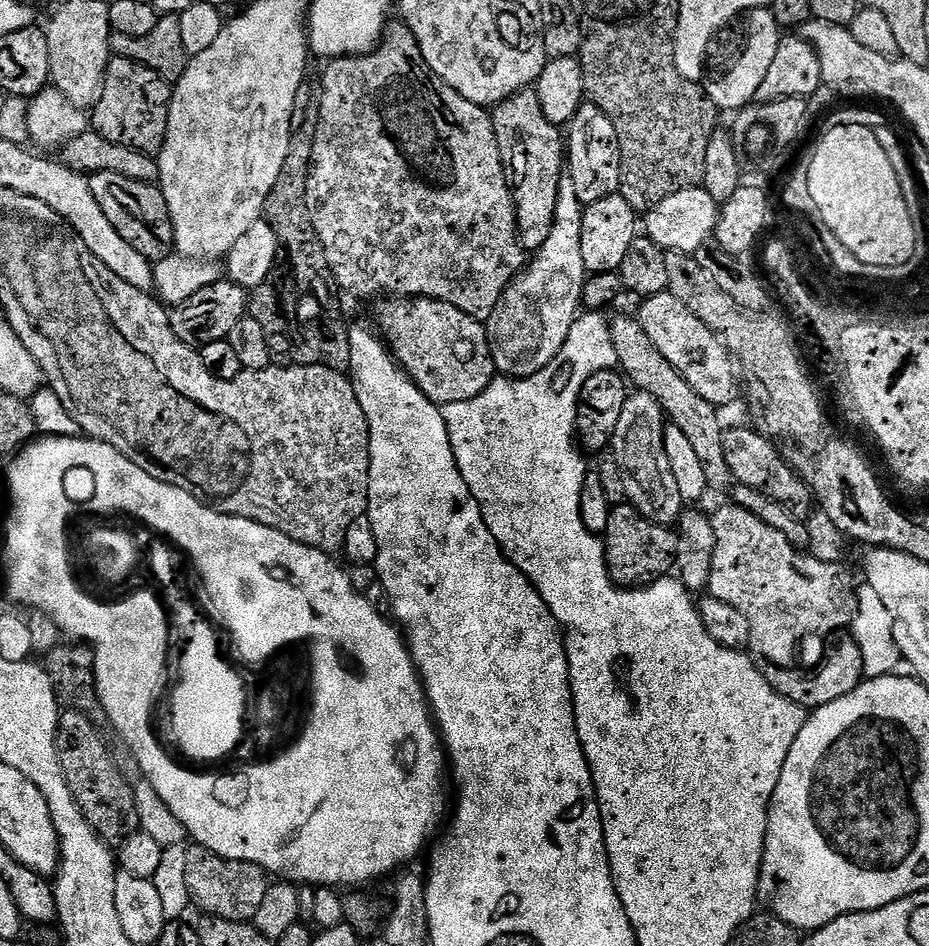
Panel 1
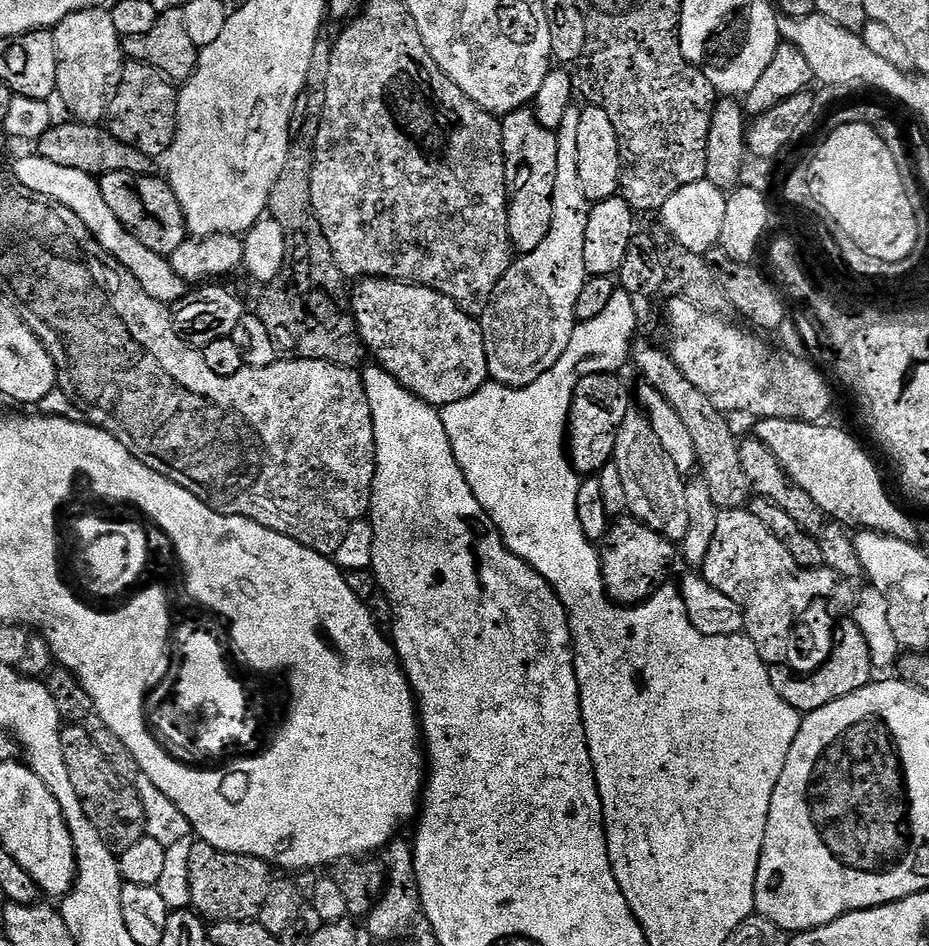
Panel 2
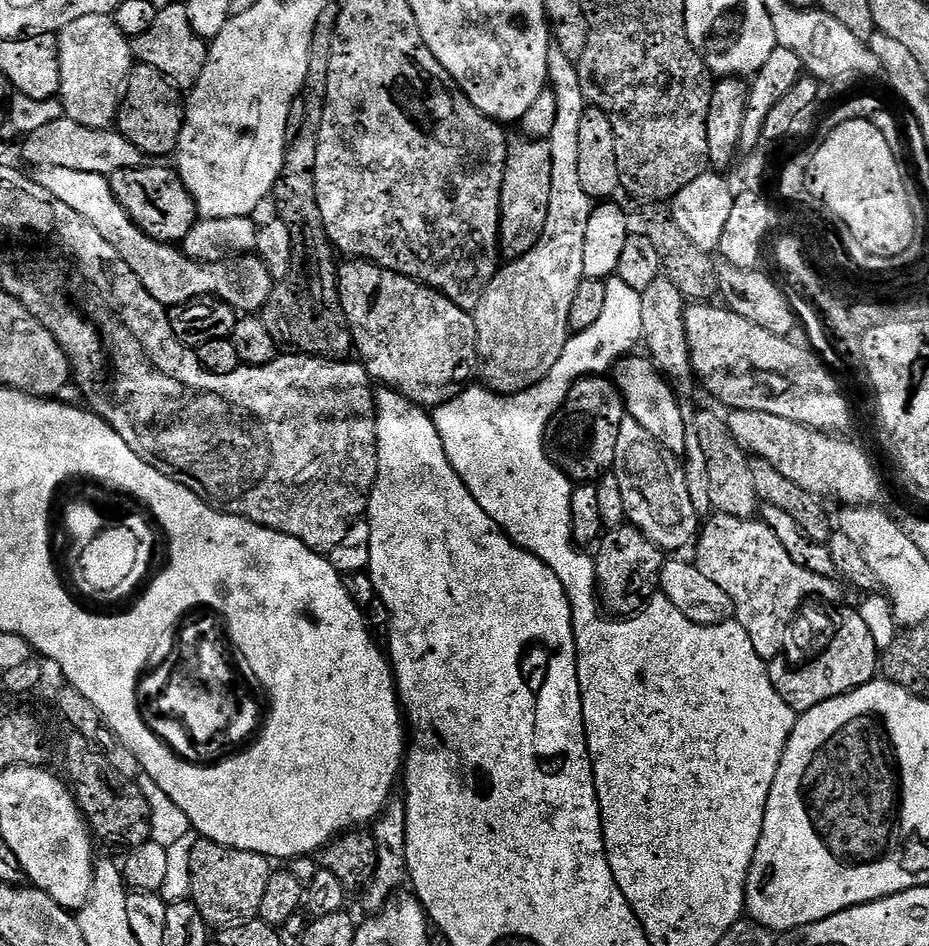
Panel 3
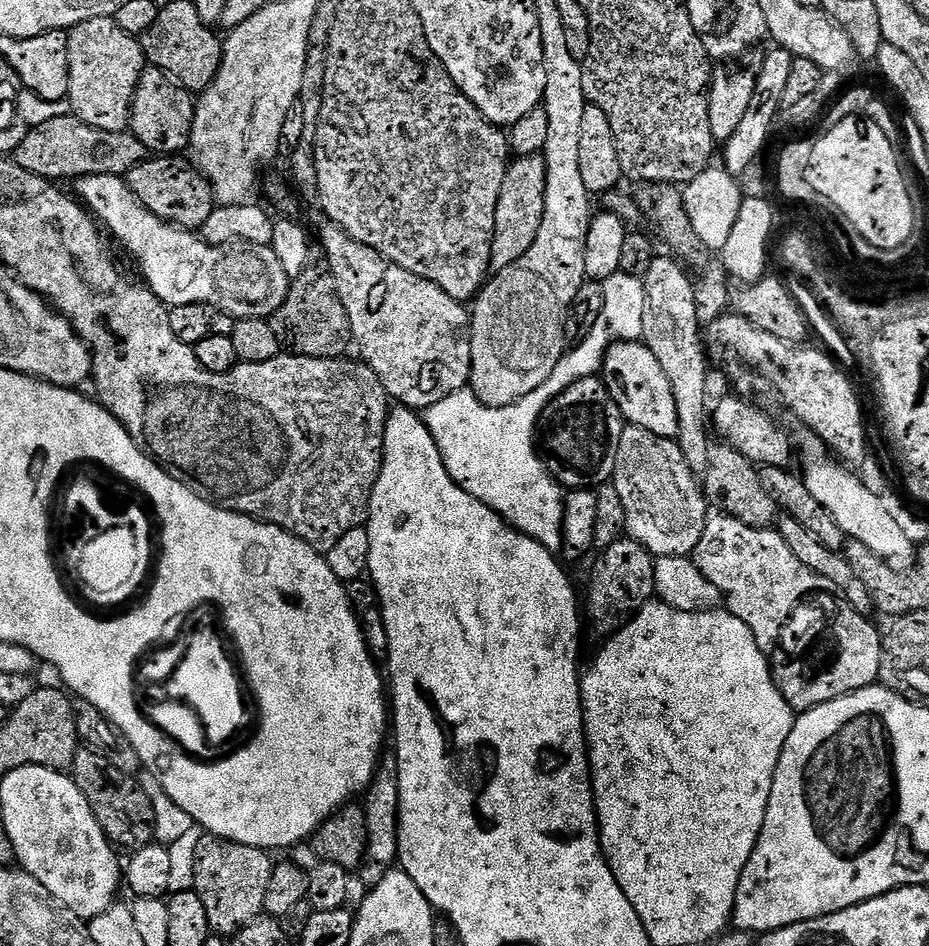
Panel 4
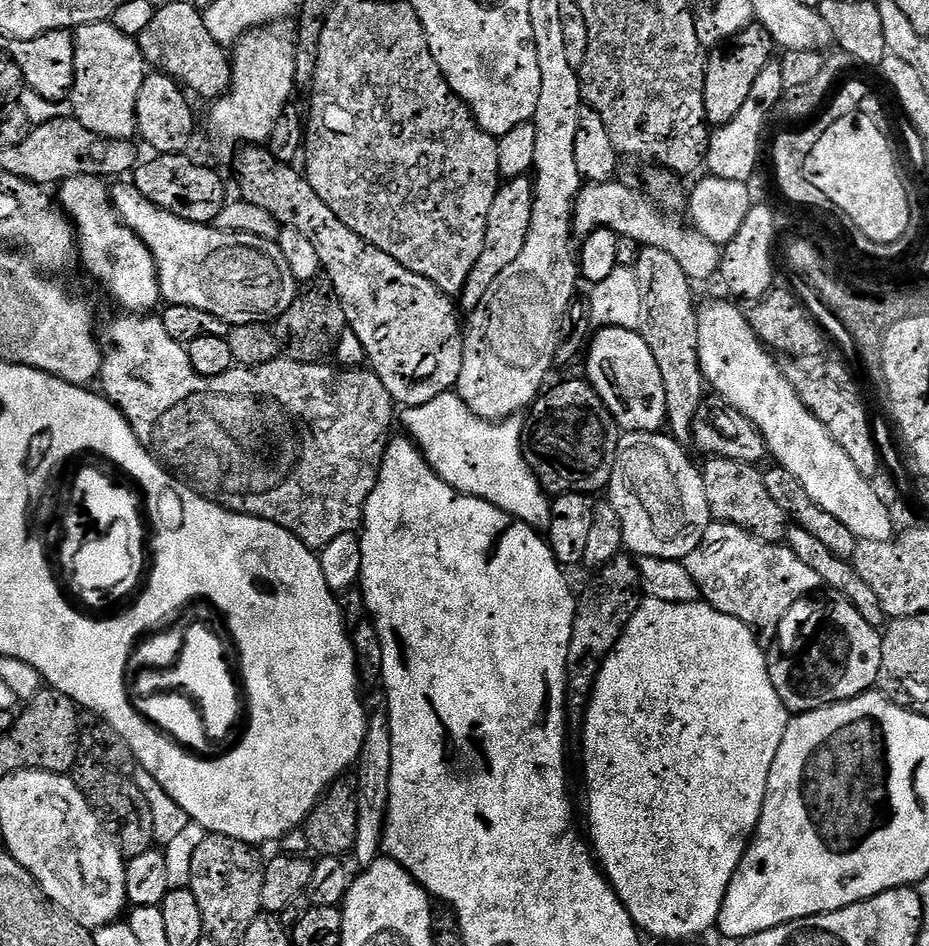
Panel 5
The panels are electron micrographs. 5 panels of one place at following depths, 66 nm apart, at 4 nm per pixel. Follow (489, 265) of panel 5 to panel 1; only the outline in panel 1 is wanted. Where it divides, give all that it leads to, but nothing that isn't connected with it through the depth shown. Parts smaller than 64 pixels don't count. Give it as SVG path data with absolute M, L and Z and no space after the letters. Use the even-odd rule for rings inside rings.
M535 87L524 88L521 92L515 92L510 98L506 98L502 103L495 105L491 109L490 115L492 117L492 125L494 126L494 134L498 138L500 153L504 156L504 166L510 177L512 197L516 203L516 228L520 231L520 243L524 245L529 253L535 254L544 245L546 238L550 238L550 230L554 230L554 210L558 206L560 179L566 175L566 140L562 135L561 129L557 125L552 124L550 118L546 118L546 114L542 114L542 102L538 102L538 94Z

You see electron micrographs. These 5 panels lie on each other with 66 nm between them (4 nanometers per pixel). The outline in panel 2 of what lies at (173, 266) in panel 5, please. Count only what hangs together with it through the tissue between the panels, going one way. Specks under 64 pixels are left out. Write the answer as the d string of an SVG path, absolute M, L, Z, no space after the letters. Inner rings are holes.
M38 154L18 157L16 165L10 169L10 172L22 186L78 214L78 218L82 218L86 230L90 230L90 234L100 244L100 248L106 250L109 256L113 256L117 263L128 271L133 281L146 290L150 298L167 306L175 305L185 299L186 281L172 268L171 259L154 254L154 250L146 250L146 246L142 246L142 242L138 242L138 238L134 238L134 234L130 234L122 226L122 222L114 218L114 210L110 210L110 206L106 206L106 198L102 198L100 181L97 177L86 174L82 170L70 170L70 166L58 166Z

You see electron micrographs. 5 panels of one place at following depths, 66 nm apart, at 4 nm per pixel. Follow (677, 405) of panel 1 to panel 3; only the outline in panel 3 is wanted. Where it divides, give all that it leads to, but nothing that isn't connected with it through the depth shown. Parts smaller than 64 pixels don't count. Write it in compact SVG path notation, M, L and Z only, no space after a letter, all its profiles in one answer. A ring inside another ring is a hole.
M700 412L691 417L691 431L698 434L698 446L706 454L706 474L710 474L710 502L717 513L726 516L737 516L746 520L757 515L762 502L754 490L754 477L750 475L749 455L743 452L734 442L727 423L712 412Z

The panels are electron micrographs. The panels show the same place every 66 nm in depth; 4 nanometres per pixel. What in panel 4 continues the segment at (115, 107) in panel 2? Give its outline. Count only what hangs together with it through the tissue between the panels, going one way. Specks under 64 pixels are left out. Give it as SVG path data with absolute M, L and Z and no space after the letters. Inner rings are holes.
M145 67L134 90L130 131L138 138L138 142L142 142L142 146L148 148L149 153L172 156L180 154L183 148L185 151L192 140L195 113L196 100L193 93L162 69Z

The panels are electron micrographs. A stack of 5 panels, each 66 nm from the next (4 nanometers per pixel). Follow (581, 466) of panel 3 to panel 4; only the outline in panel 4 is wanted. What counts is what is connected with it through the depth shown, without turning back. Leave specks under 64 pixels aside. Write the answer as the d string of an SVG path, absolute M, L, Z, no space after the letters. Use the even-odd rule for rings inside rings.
M599 375L587 376L574 382L562 394L558 394L544 407L538 425L538 455L543 460L546 470L555 478L556 483L565 489L591 488L607 484L616 475L616 451L622 438L626 421L620 408L608 393Z

